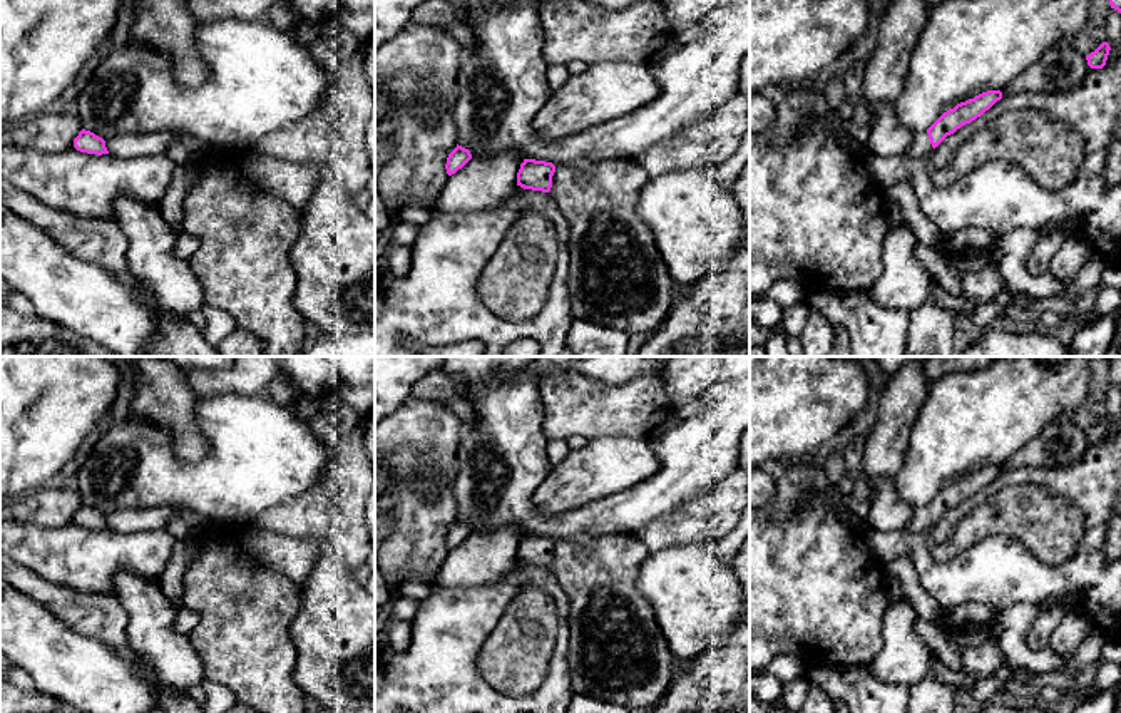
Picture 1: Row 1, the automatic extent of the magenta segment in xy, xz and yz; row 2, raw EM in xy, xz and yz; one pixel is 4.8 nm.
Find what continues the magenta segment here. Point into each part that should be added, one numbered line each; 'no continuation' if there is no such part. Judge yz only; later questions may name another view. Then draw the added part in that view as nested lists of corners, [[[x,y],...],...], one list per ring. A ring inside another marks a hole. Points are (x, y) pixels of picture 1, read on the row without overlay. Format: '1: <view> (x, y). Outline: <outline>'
1: yz (921, 519). Outline: [[[927,505],[914,509],[912,521],[905,527],[907,532],[922,532],[932,526]]]

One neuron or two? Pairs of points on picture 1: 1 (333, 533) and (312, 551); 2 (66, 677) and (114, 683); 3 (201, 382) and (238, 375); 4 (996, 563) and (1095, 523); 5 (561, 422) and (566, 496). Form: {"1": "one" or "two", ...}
{"1": "two", "2": "one", "3": "one", "4": "one", "5": "two"}

